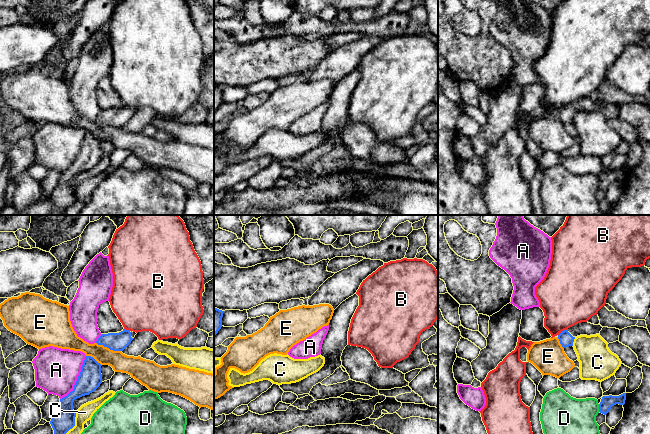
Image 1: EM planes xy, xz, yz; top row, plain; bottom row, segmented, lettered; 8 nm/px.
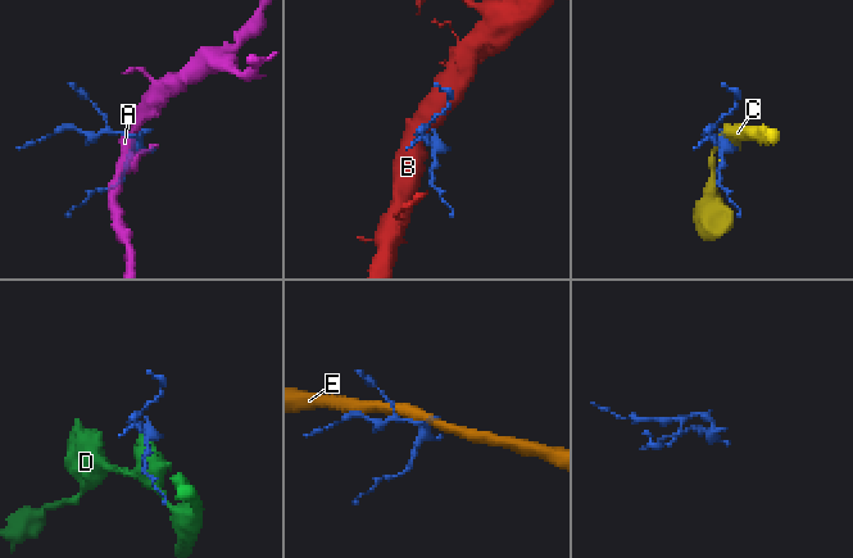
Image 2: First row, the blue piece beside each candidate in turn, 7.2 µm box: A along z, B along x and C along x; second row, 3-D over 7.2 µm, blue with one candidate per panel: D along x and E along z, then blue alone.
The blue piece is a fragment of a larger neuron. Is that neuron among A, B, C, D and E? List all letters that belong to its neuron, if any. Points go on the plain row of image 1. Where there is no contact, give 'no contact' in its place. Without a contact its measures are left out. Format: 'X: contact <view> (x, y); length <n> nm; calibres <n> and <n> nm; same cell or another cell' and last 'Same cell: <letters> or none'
A: contact xy (77, 155); length 400 nm; calibres 190 and 360 nm; another cell
B: contact yz (562, 107); length 100 nm; calibres 110 and 400 nm; another cell
C: contact yz (573, 117); length 80 nm; calibres 110 and 280 nm; another cell
D: contact yz (599, 184); length 60 nm; calibres 100 and 380 nm; another cell
E: contact xy (108, 123); length 220 nm; calibres 140 and 150 nm; another cell
Same cell: none

